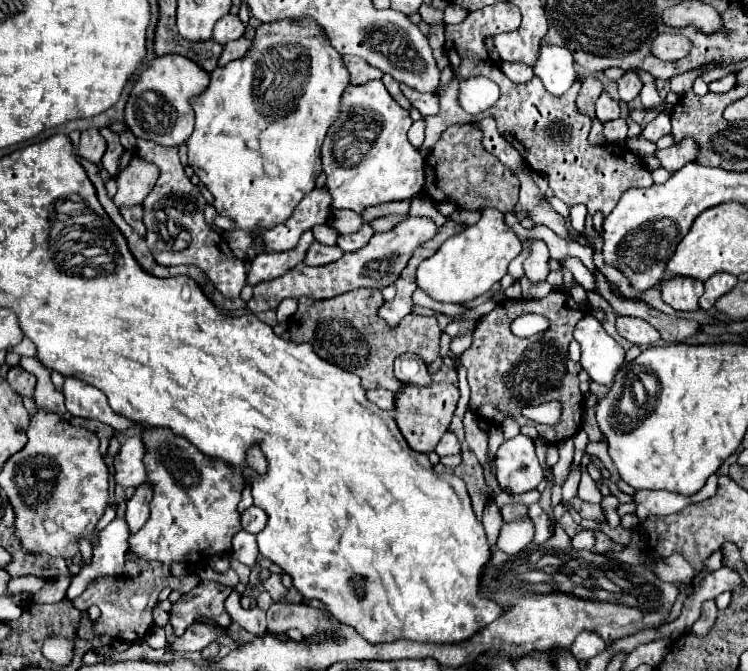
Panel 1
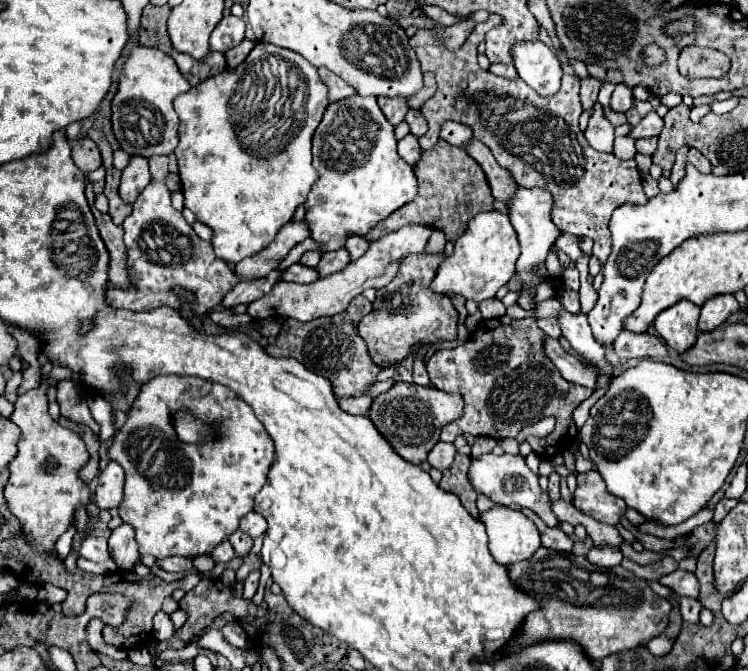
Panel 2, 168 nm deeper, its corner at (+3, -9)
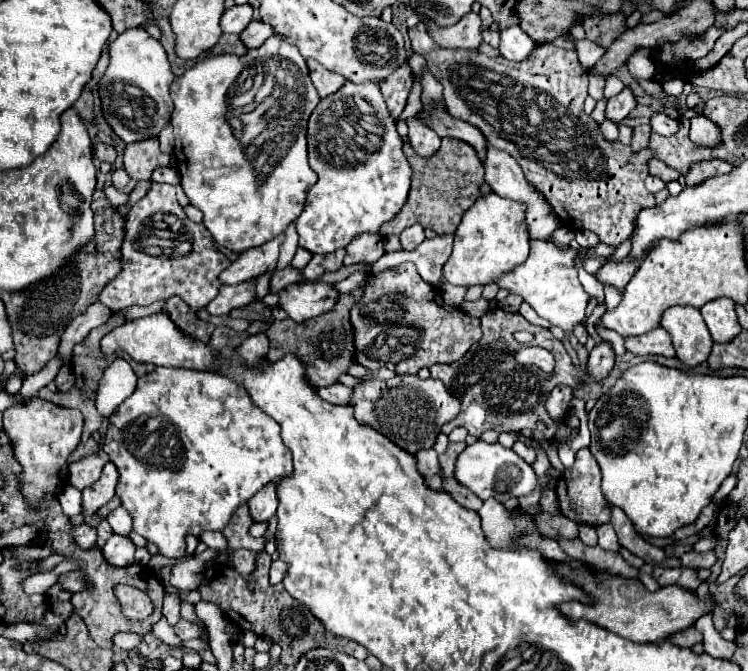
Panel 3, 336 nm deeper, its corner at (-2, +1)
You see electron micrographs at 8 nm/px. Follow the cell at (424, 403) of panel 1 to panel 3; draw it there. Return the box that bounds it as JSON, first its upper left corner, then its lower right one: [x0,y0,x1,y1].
[350,374,462,454]

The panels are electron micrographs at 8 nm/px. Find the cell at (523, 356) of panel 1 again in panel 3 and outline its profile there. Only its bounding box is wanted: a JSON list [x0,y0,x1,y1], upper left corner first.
[430,308,584,440]

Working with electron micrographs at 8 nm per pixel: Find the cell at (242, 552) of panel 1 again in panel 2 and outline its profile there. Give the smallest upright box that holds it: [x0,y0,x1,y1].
[211,540,235,562]

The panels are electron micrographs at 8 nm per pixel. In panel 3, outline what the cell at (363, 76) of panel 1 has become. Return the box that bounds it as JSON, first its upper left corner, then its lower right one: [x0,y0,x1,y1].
[306,60,346,98]

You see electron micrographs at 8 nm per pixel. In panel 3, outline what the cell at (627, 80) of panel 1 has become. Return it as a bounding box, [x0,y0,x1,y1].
[606,86,636,122]

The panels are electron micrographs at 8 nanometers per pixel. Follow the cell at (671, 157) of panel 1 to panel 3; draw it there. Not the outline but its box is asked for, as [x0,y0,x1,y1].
[686,160,732,184]

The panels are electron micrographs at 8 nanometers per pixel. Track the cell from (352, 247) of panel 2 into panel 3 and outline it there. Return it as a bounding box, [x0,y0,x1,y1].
[344,234,384,266]

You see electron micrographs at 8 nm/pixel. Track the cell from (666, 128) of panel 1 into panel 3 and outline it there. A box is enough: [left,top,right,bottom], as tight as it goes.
[630,124,652,152]

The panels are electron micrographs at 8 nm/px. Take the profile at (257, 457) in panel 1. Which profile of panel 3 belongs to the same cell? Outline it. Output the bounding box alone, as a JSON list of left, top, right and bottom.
[106,366,292,558]

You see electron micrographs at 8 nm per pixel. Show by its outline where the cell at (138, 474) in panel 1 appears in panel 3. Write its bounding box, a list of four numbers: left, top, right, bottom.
[82,462,118,516]

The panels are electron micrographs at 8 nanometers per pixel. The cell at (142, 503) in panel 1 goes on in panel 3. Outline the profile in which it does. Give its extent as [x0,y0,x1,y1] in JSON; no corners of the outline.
[102,534,136,566]

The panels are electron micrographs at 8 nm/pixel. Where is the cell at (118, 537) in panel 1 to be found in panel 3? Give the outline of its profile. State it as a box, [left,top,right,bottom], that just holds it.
[72,524,98,548]

